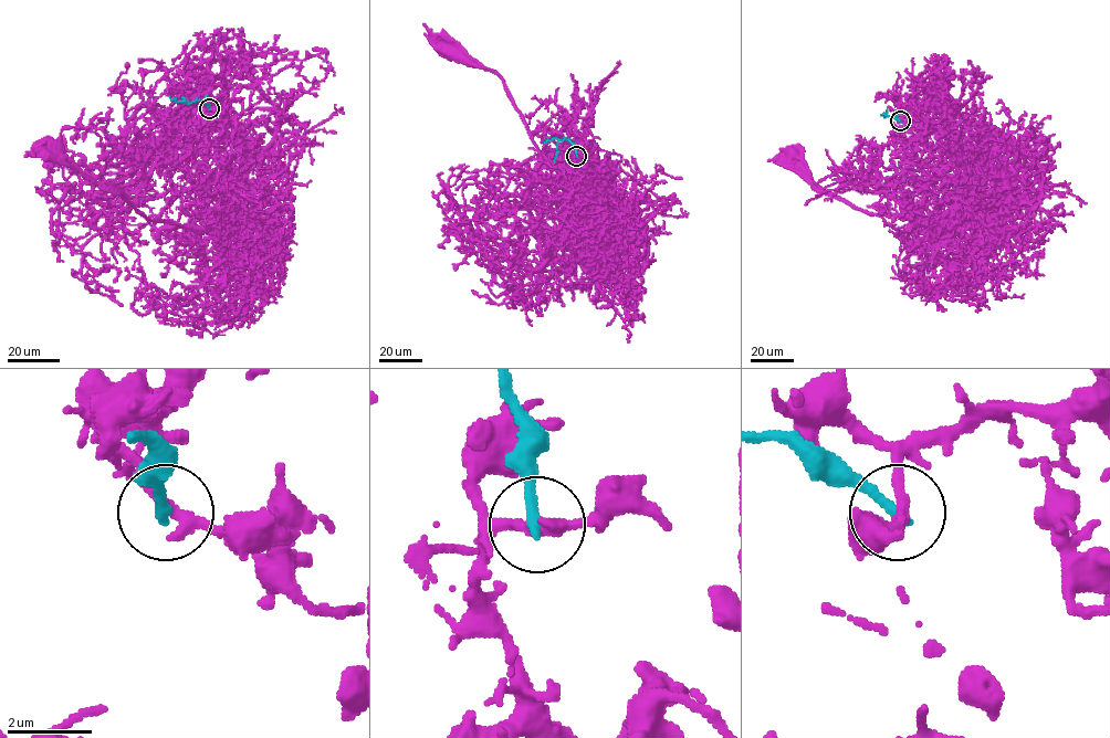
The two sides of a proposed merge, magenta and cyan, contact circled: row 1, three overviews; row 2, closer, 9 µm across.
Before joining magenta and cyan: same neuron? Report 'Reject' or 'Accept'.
Reject

